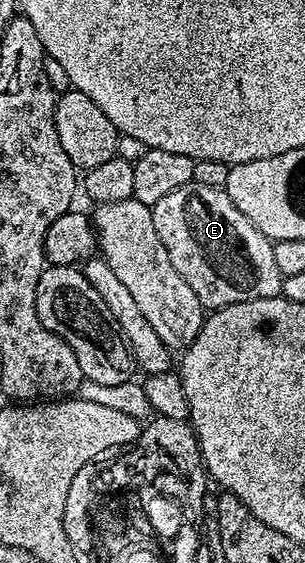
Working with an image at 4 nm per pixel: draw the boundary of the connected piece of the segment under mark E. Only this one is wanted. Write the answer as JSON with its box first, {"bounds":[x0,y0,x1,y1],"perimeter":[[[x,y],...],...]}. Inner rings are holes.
{"bounds":[151,183,283,310],"perimeter":[[[194,183],[185,187],[177,187],[170,195],[165,195],[156,205],[151,206],[153,227],[157,227],[157,235],[161,235],[161,243],[165,243],[165,251],[169,251],[169,260],[181,274],[181,279],[193,287],[193,295],[201,299],[204,310],[224,309],[233,303],[245,303],[253,299],[269,299],[277,297],[283,291],[283,276],[277,271],[277,262],[273,256],[273,243],[229,199],[226,189],[201,187]]]}

